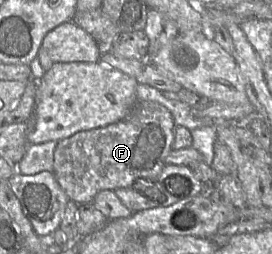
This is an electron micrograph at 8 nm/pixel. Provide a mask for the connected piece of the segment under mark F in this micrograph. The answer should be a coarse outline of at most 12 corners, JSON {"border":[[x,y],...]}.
{"border":[[172,114],[123,120],[58,141],[52,173],[78,206],[157,178]]}

